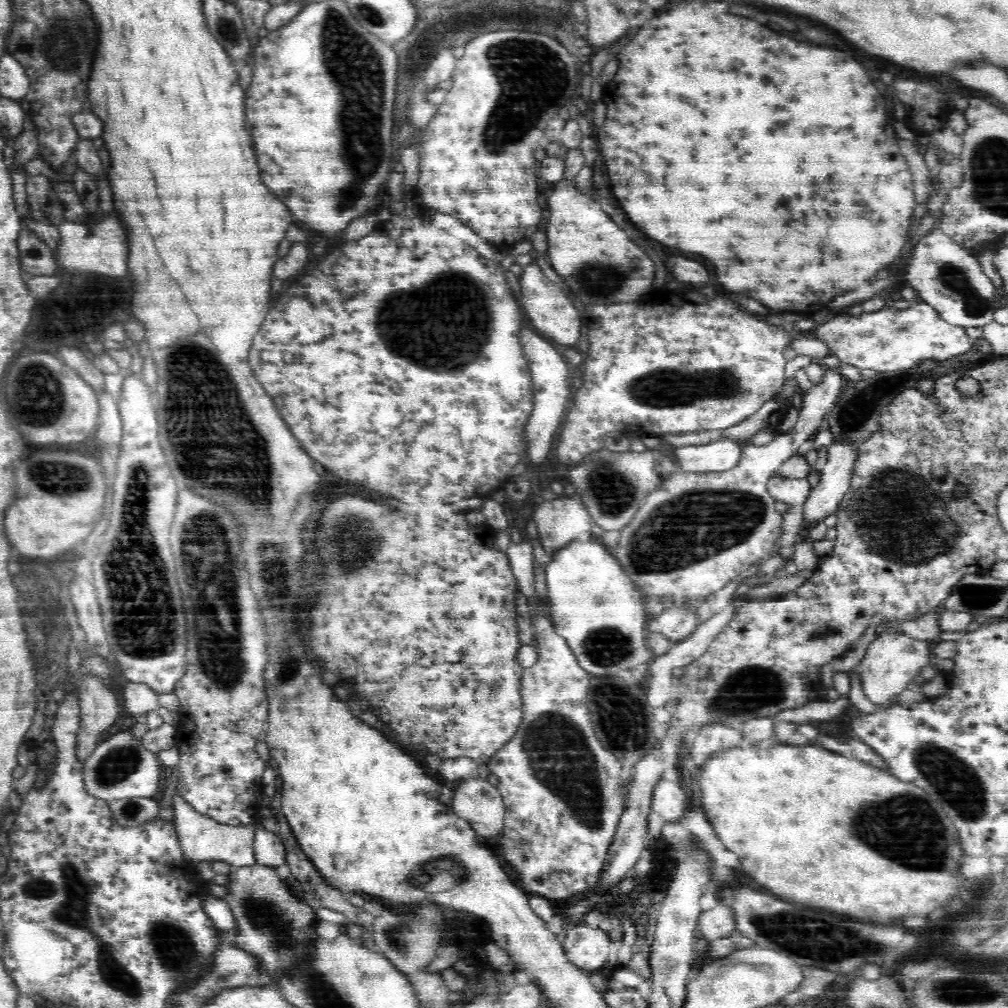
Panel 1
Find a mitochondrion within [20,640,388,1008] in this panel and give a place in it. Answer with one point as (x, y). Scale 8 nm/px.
(111, 966)

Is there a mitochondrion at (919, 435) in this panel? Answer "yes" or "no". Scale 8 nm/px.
no

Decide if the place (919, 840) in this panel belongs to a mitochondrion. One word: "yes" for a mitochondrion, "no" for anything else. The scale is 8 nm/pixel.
yes

